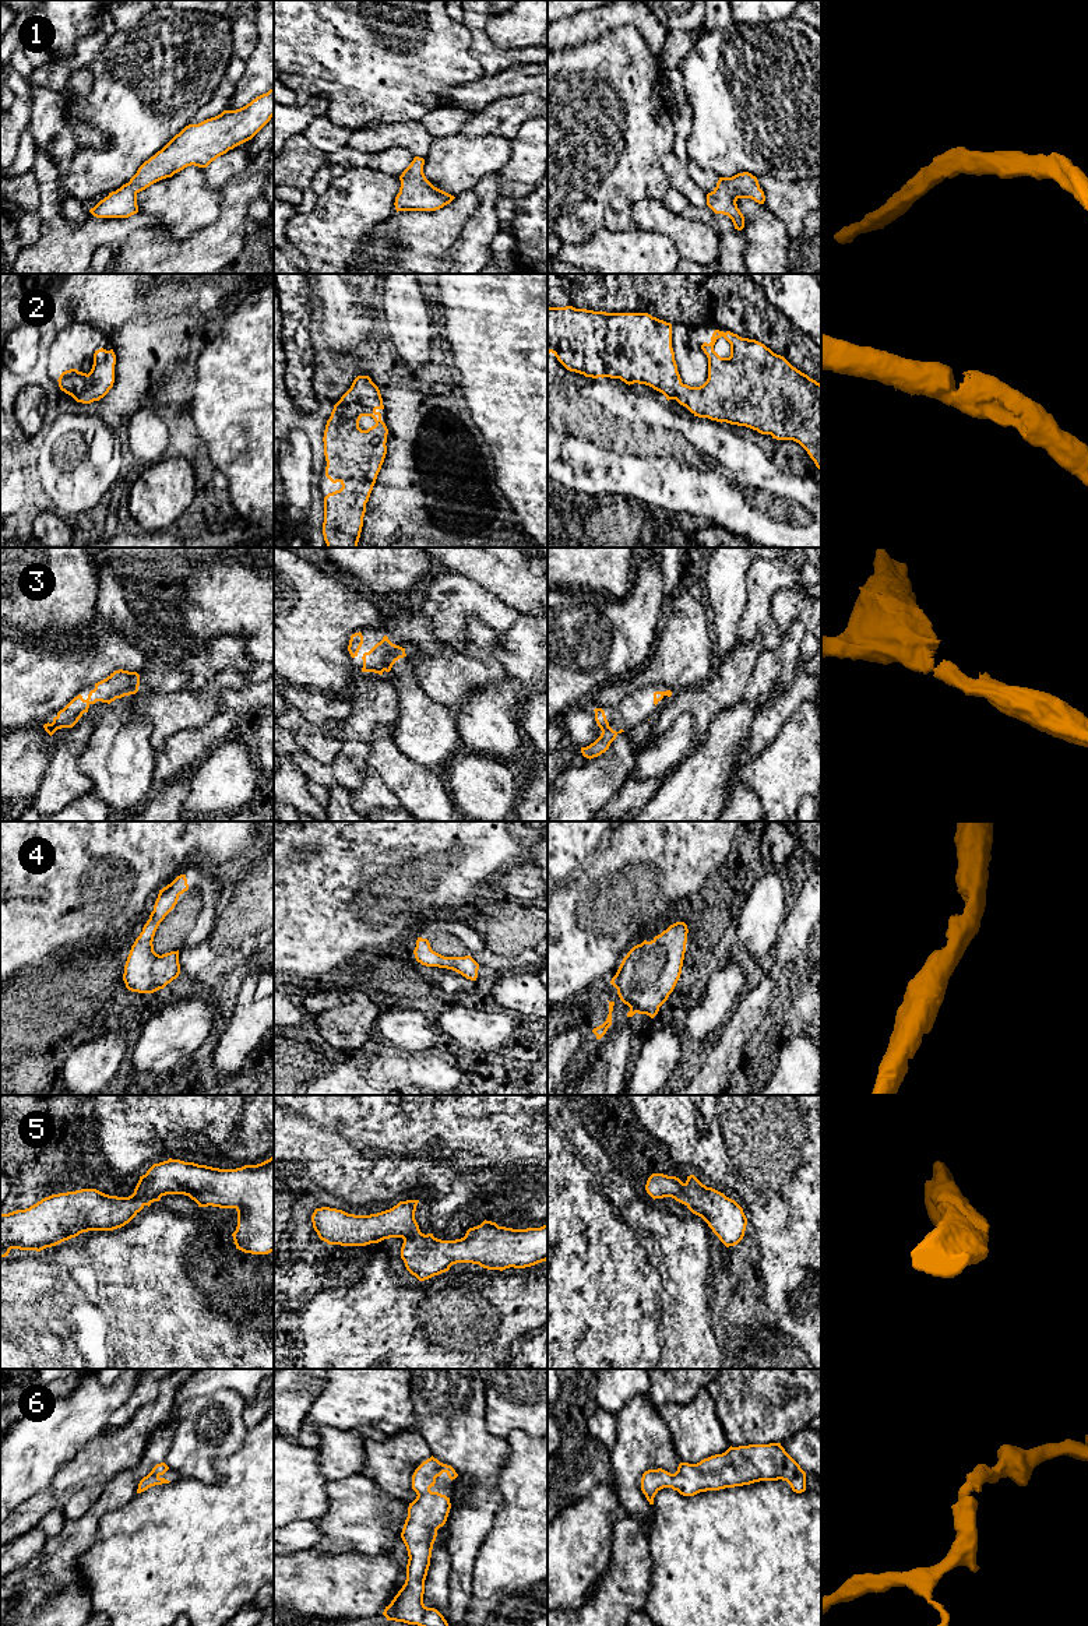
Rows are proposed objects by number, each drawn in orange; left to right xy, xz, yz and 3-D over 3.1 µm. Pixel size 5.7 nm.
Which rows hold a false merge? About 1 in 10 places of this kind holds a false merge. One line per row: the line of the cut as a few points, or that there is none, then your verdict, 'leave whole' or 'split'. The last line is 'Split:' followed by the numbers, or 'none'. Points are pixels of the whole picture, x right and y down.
1: no cut | leave whole
2: no cut | leave whole
3: no cut | leave whole
4: no cut | leave whole
5: no cut | leave whole
6: no cut | leave whole
Split: none

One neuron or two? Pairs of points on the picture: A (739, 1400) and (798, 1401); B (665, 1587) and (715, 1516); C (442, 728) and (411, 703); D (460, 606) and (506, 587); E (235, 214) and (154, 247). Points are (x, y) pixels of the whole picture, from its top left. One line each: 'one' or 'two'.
A: one
B: one
C: one
D: two
E: one

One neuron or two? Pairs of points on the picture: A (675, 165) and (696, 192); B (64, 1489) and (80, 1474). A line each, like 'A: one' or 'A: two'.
A: one
B: one

